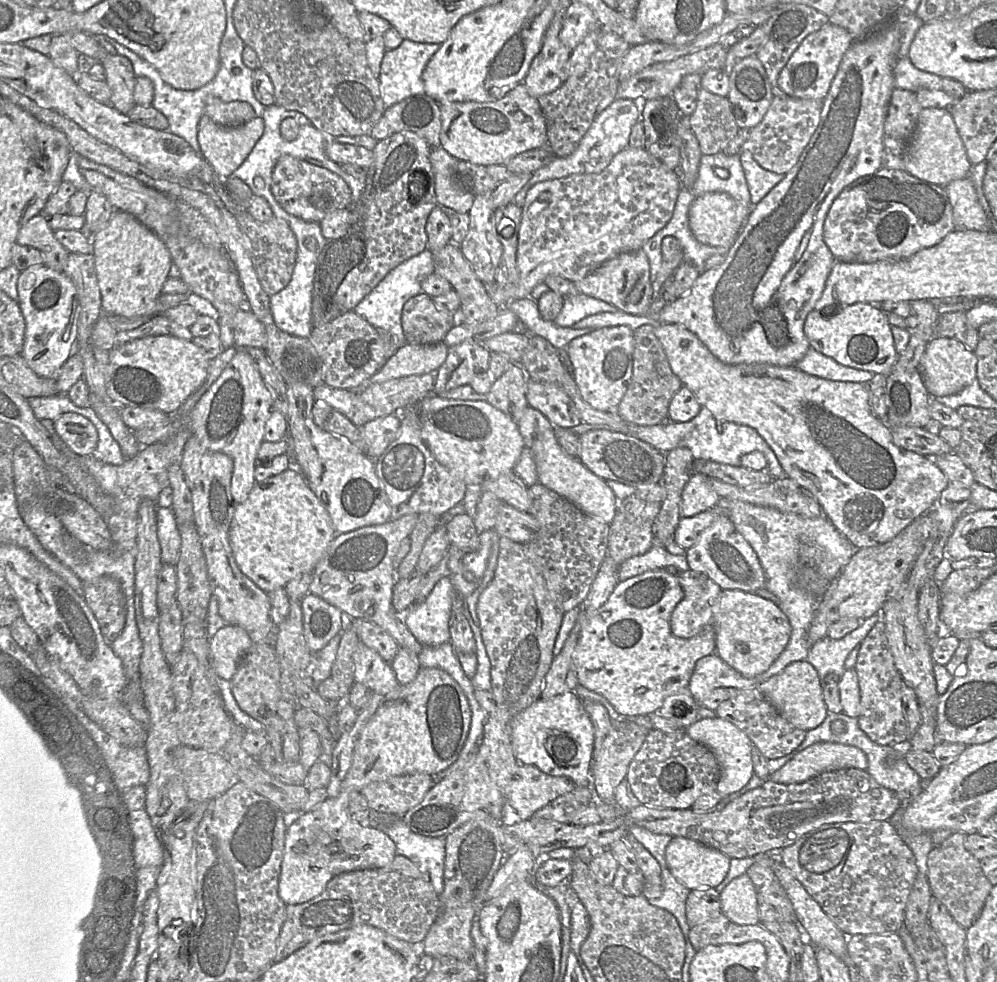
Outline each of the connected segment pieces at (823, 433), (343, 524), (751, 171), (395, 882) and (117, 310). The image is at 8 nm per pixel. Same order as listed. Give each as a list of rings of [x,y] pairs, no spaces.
[[[657,324],[655,327],[655,335],[664,349],[671,370],[680,379],[682,384],[694,393],[699,404],[710,410],[717,419],[753,428],[774,451],[787,477],[813,495],[820,504],[824,516],[826,516],[858,550],[860,548],[878,546],[890,541],[914,520],[933,508],[942,491],[948,487],[949,481],[947,477],[931,458],[896,446],[892,441],[891,432],[887,424],[877,418],[871,411],[869,391],[876,387],[885,387],[889,373],[875,375],[868,383],[856,383],[819,378],[809,375],[797,369],[795,366],[781,367],[766,363],[730,365],[716,358],[694,333],[679,324]]]
[[[296,382],[287,385],[287,389],[294,467],[302,473],[326,508],[337,534],[390,520],[390,505],[376,474],[375,460],[349,440],[326,432],[315,423],[312,410],[316,400],[312,387]]]
[[[742,150],[739,156],[753,207],[782,181],[784,175],[762,168],[748,150]]]
[[[396,855],[391,863],[381,868],[343,872],[334,876],[321,894],[301,904],[286,905],[286,915],[278,941],[274,961],[281,961],[312,940],[358,925],[370,925],[411,944],[421,942],[440,908],[439,895],[428,877],[407,857]]]
[[[115,209],[108,225],[90,235],[90,239],[102,297],[102,312],[124,317],[163,314],[186,328],[195,323],[199,314],[187,303],[181,303],[163,313],[156,312],[156,302],[162,294],[163,284],[169,278],[173,261],[165,243],[136,217]]]

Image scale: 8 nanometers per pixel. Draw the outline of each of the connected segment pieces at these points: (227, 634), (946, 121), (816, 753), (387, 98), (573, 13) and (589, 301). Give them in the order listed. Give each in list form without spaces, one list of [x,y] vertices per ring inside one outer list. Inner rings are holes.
[[[227,624],[210,637],[209,651],[217,676],[230,681],[251,645],[247,631],[234,624]]]
[[[922,108],[904,154],[904,171],[945,187],[953,180],[967,177],[971,166],[949,109]]]
[[[830,742],[815,743],[796,754],[782,768],[769,776],[779,784],[799,784],[820,774],[841,769],[866,771],[868,761],[860,749]]]
[[[404,39],[397,48],[385,52],[378,79],[386,108],[408,97],[424,94],[422,73],[440,46]]]
[[[572,2],[566,10],[559,38],[572,52],[594,29],[598,29],[598,24],[591,9],[580,2]]]
[[[570,293],[565,297],[564,305],[553,321],[560,327],[572,327],[580,320],[601,312],[615,313],[618,309],[602,300],[580,293]]]

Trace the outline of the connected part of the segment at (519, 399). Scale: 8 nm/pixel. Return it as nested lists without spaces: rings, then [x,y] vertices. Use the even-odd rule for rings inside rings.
[[[510,361],[504,373],[492,384],[485,401],[518,423],[528,406],[526,401],[528,380],[524,369]]]

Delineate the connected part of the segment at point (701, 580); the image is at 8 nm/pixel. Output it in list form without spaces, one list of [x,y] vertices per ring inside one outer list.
[[[693,570],[679,572],[676,577],[684,597],[673,610],[670,625],[676,637],[688,639],[698,634],[704,626],[712,624],[713,606],[722,588],[706,575]]]

